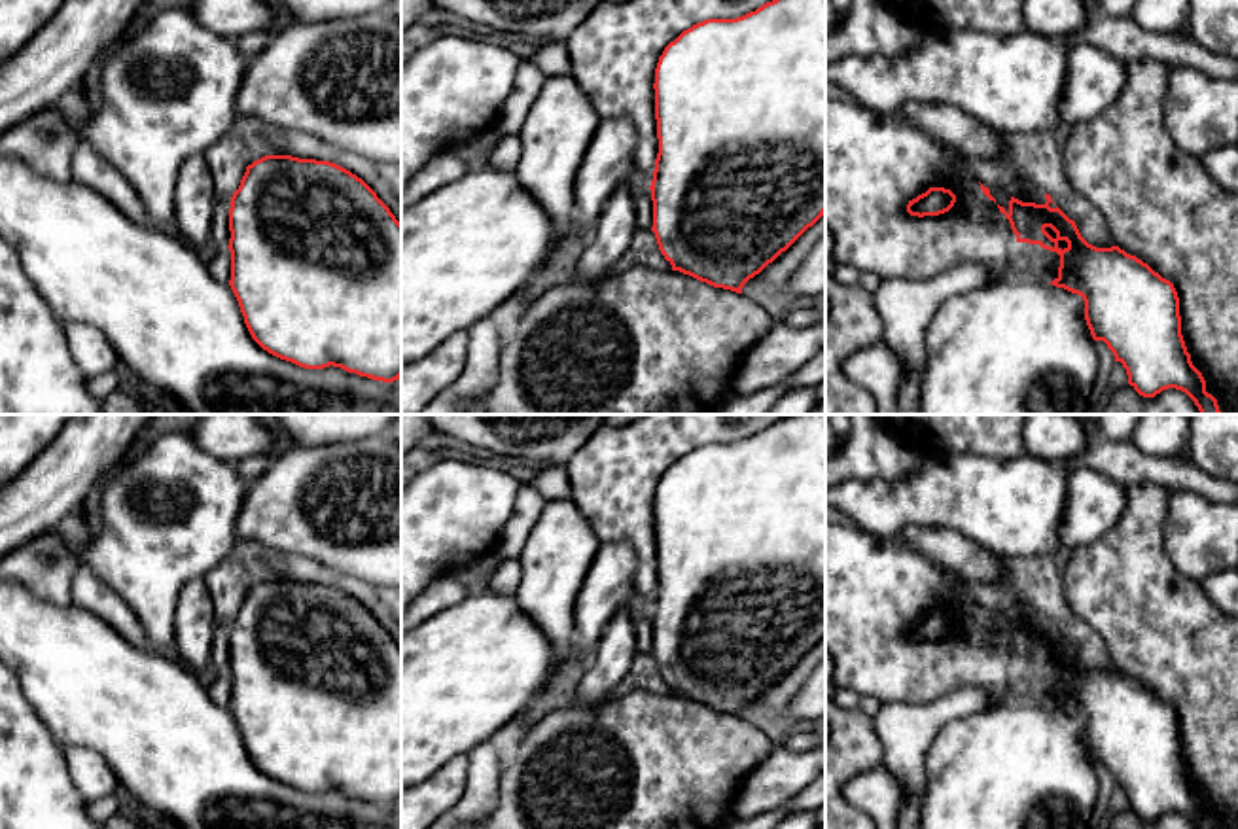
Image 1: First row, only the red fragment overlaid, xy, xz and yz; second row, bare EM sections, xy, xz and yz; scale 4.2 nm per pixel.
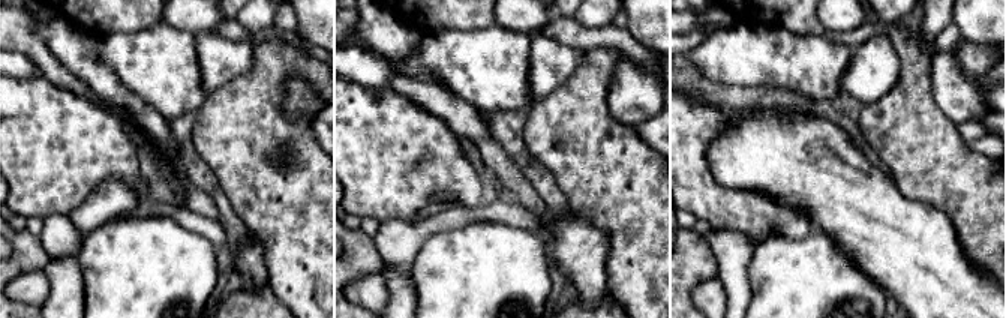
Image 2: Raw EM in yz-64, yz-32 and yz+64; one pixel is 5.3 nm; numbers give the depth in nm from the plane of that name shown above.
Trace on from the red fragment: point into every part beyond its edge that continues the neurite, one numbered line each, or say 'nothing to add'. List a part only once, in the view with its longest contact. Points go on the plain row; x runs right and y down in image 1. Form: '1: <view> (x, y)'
nothing to add

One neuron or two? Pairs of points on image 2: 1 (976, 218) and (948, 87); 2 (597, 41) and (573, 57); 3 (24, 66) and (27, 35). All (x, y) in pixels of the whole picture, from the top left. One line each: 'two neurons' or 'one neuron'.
1: two neurons
2: two neurons
3: two neurons

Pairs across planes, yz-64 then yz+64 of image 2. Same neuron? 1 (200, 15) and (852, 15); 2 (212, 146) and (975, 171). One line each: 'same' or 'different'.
1: same
2: same

